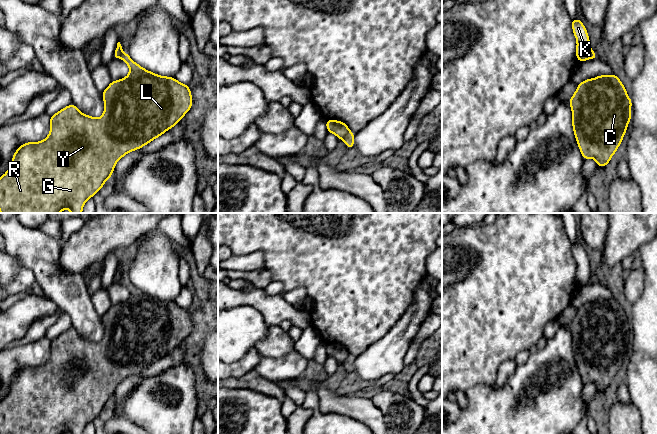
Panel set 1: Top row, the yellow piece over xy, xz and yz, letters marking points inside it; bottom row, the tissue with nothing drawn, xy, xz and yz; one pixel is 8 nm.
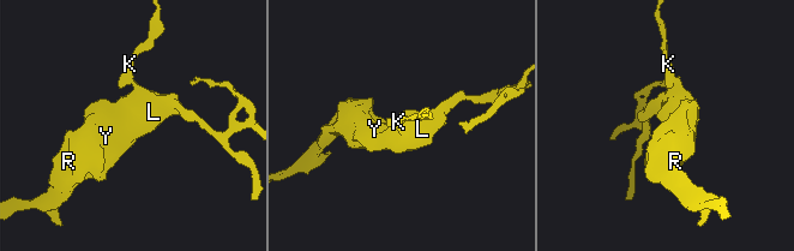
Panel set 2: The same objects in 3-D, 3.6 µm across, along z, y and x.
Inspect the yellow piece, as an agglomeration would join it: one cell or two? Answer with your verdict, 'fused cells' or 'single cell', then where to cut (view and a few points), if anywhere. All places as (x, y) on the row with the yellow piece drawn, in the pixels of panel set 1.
fused cells | xz (348, 132), (342, 138)

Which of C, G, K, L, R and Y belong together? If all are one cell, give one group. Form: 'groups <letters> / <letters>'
groups C G L R Y / K

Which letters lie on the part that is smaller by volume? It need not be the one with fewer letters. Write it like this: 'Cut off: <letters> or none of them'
Cut off: K

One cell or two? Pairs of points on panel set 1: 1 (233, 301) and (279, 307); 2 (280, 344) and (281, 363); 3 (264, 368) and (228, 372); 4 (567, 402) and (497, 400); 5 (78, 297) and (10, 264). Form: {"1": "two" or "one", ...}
{"1": "one", "2": "two", "3": "two", "4": "one", "5": "two"}

